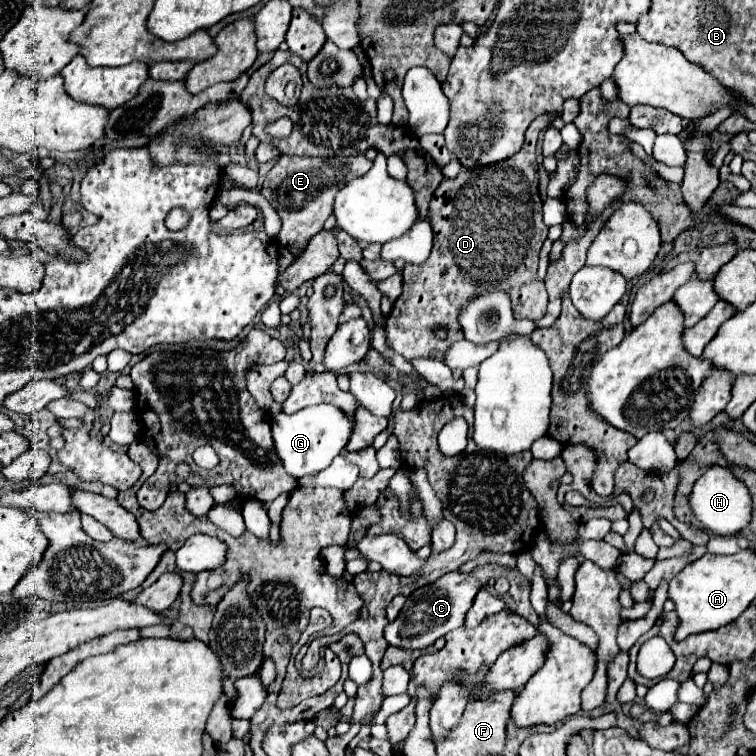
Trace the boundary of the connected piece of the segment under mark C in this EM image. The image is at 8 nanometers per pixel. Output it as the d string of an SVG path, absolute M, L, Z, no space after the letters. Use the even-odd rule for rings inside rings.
M448 572L442 578L438 578L436 582L418 588L416 592L412 592L406 598L406 604L400 610L406 614L398 616L394 622L390 622L384 628L384 638L388 640L390 646L398 646L398 648L412 648L412 650L428 648L446 632L462 626L464 614L472 606L472 600L474 600L476 592L480 590L480 586L482 586L482 582L472 574ZM410 612L416 612L416 614L410 614Z

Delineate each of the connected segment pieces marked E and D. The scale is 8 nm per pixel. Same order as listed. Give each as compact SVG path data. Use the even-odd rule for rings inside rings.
M282 156L276 166L268 172L262 184L262 196L274 206L282 220L278 242L298 256L308 240L324 228L326 218L332 212L332 202L338 190L352 178L370 170L372 162L360 156L336 156L336 158L314 158L314 156Z
M542 114L536 118L526 130L526 142L520 152L504 162L492 166L476 166L476 170L462 170L456 178L444 178L434 192L430 202L430 220L434 230L434 248L426 262L422 264L406 264L402 270L404 290L400 298L394 302L394 308L386 316L386 344L406 360L416 358L436 358L444 360L446 350L464 338L460 334L460 306L476 298L476 294L486 294L492 290L504 290L512 298L514 318L530 318L540 320L546 314L548 294L544 282L536 276L538 270L538 254L542 242L546 240L548 226L542 220L542 198L538 194L538 164L536 164L536 140L540 130L548 128L558 114ZM444 326L448 336L436 338L436 330Z

